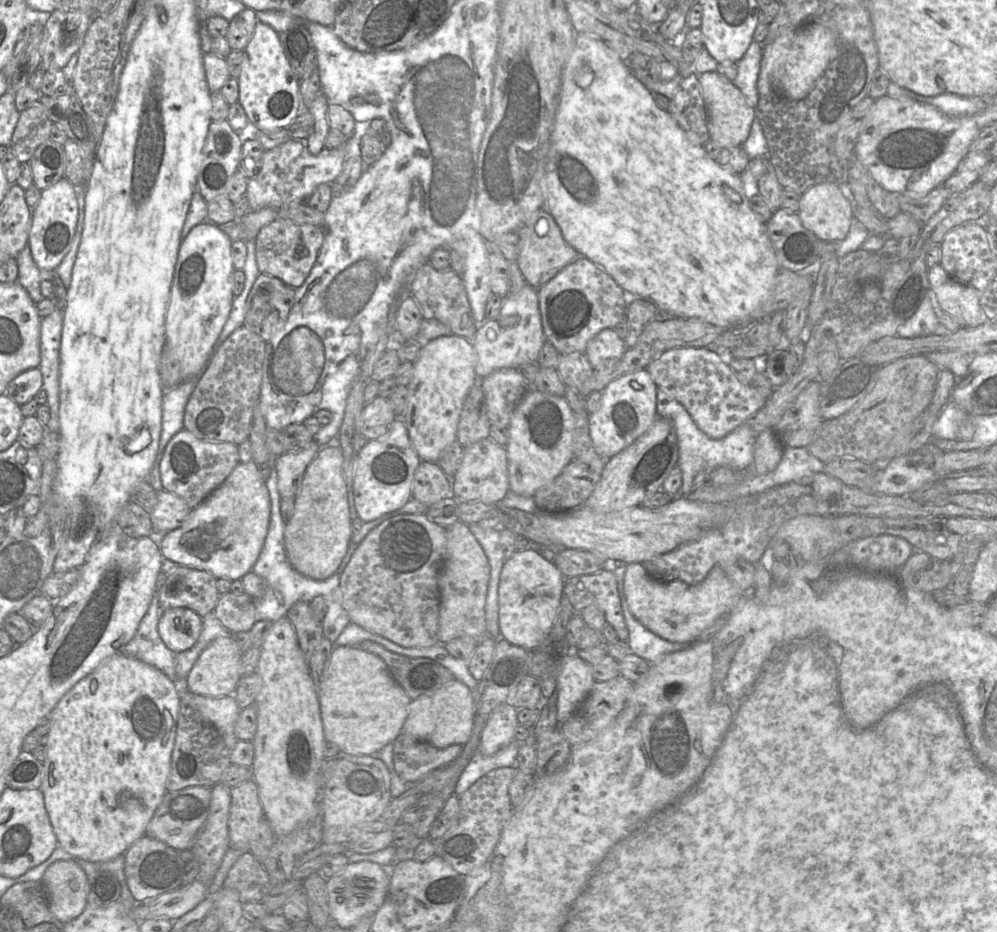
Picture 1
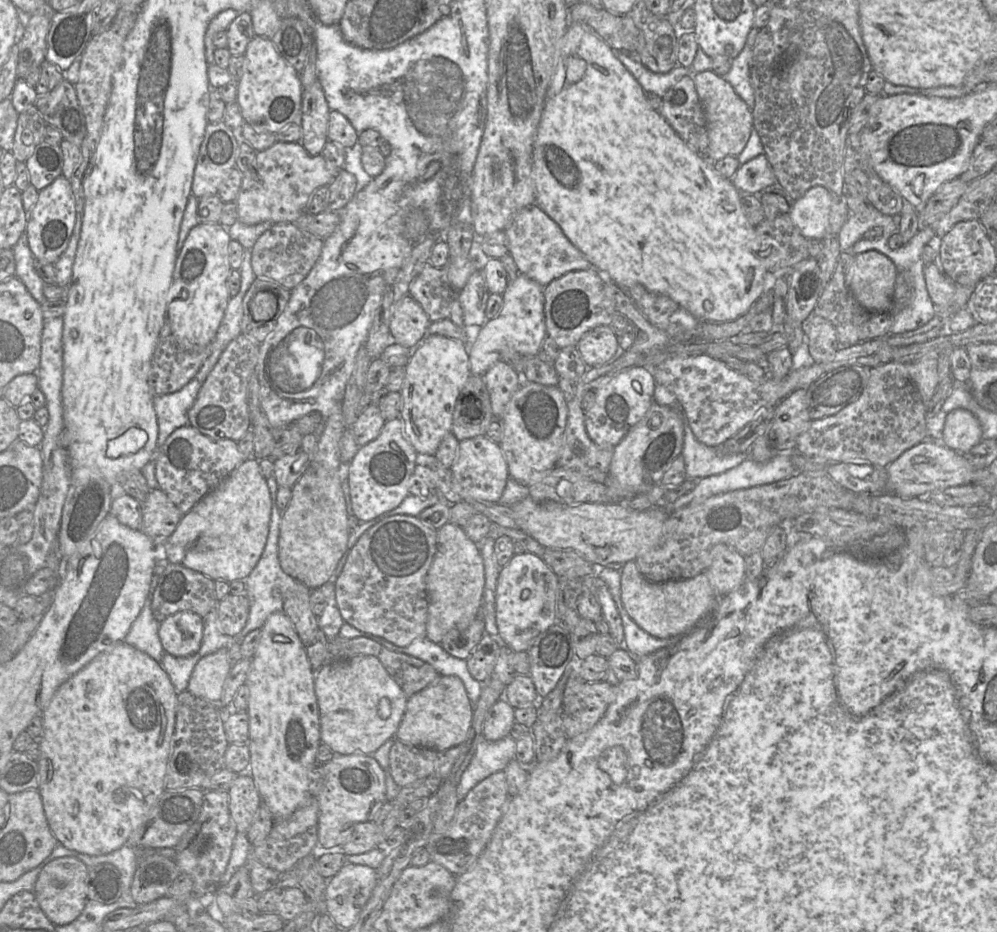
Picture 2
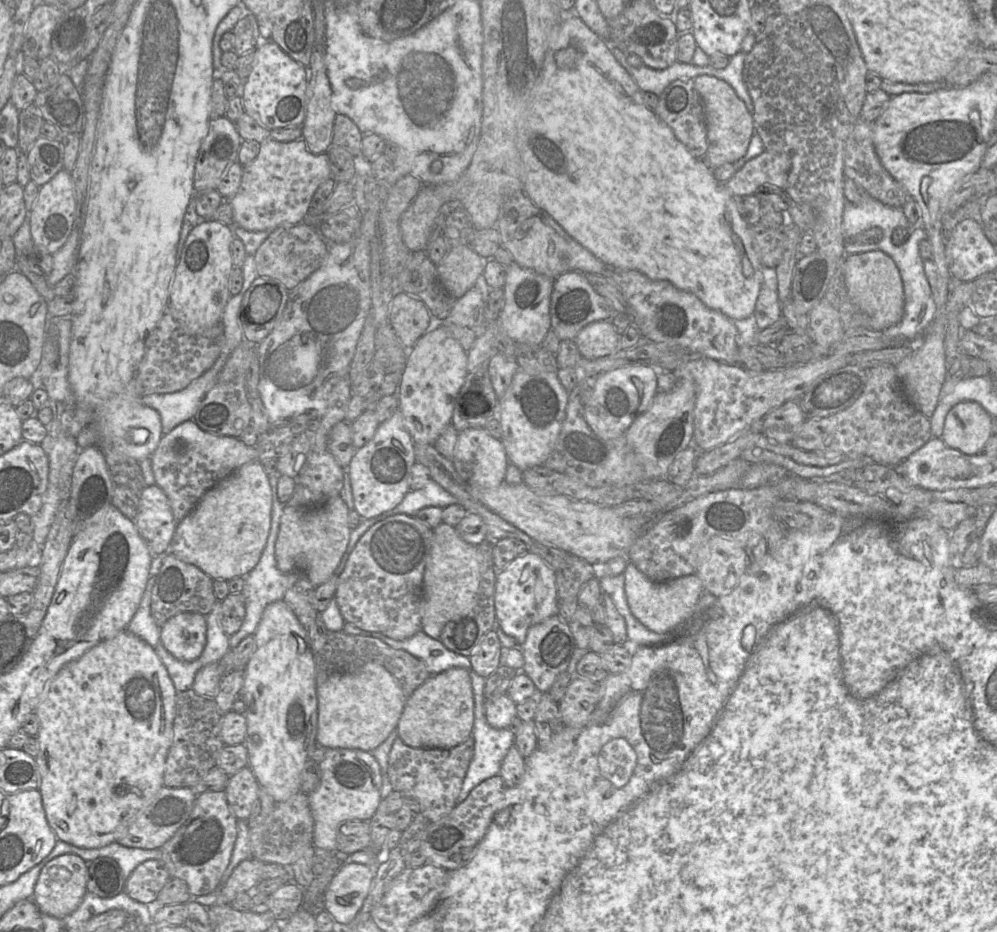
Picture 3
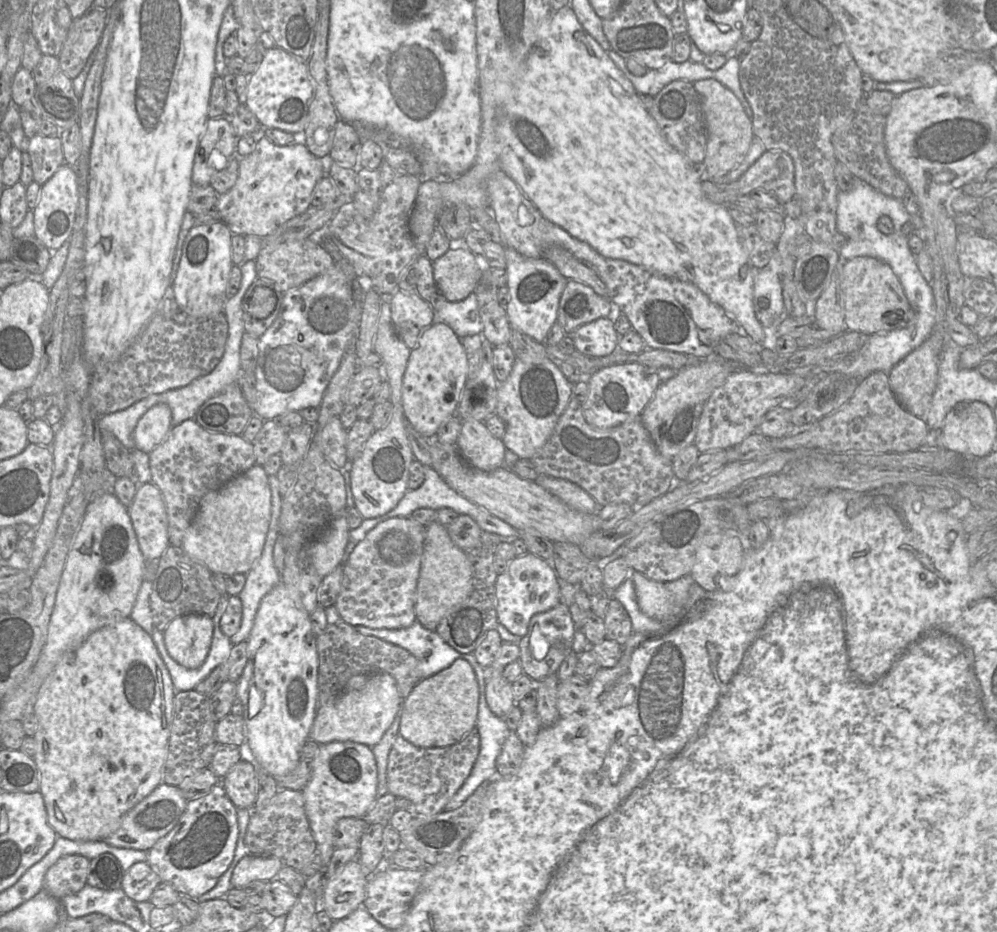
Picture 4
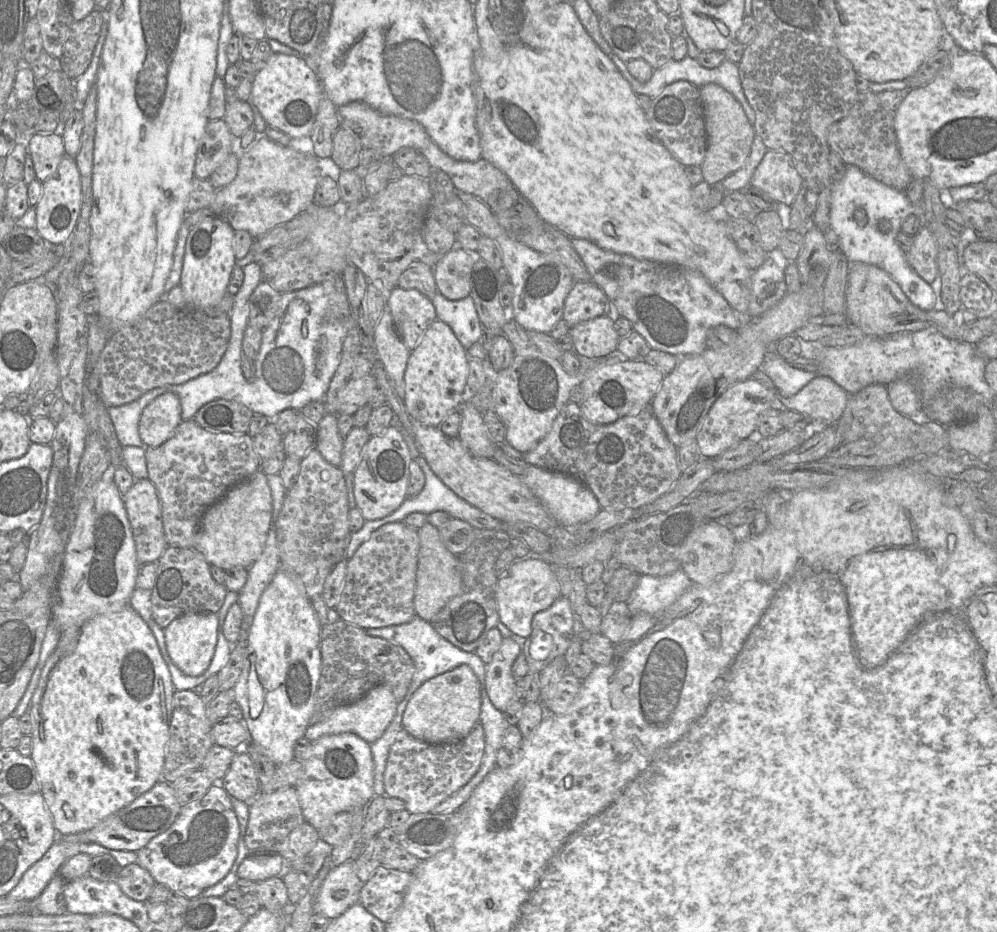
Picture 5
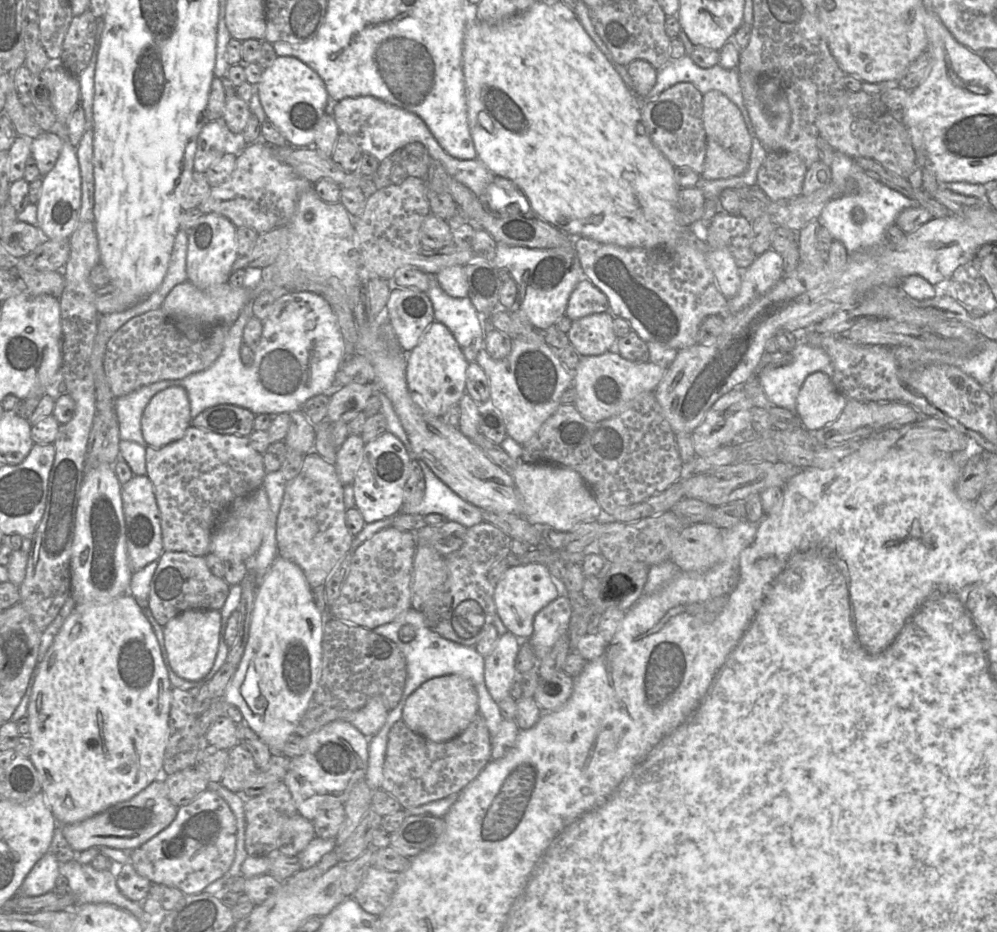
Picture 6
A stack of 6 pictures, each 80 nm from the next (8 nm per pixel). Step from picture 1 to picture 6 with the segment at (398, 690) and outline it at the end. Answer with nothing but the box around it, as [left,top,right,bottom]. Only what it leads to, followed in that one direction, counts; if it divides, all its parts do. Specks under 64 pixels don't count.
[339,695,389,738]

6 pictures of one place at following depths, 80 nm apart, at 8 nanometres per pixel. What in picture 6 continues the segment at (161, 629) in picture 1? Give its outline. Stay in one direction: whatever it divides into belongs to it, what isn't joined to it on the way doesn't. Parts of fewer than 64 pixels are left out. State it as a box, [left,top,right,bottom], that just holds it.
[163,610,220,681]

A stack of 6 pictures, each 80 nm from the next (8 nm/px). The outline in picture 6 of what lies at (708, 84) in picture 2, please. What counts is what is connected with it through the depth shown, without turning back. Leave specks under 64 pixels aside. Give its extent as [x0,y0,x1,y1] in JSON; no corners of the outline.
[701,90,752,180]

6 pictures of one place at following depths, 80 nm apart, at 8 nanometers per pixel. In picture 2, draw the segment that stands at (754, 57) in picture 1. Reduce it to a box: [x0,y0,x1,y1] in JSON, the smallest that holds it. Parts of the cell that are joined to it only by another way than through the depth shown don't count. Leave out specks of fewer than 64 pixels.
[722,46,755,110]

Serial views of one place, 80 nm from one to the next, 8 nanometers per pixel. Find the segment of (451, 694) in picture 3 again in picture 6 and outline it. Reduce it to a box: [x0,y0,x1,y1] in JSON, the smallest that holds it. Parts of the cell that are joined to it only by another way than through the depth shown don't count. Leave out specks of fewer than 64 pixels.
[402,674,479,742]

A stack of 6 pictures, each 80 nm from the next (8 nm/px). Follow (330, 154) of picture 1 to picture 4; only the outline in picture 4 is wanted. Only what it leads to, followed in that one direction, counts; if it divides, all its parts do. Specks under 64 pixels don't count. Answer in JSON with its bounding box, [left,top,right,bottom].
[215,137,325,237]

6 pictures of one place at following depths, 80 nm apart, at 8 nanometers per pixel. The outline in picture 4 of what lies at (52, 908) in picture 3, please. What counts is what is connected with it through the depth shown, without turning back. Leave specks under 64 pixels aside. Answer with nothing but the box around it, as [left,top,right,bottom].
[43,855,90,899]

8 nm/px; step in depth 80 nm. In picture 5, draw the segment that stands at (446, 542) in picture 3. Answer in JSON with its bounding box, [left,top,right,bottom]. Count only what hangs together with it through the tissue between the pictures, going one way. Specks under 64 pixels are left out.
[414,522,462,622]

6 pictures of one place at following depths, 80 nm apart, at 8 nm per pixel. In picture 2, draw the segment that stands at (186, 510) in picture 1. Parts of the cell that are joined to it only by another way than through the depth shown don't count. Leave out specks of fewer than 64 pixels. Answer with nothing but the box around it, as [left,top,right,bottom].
[141,489,183,545]

